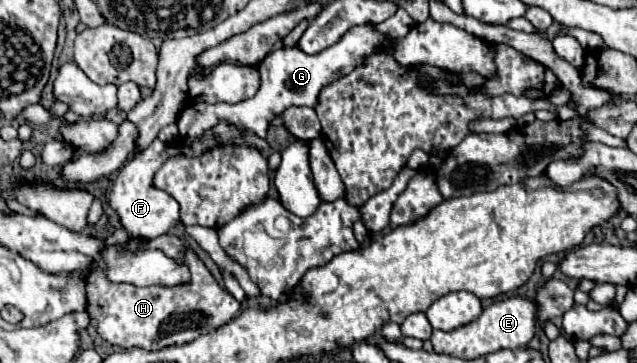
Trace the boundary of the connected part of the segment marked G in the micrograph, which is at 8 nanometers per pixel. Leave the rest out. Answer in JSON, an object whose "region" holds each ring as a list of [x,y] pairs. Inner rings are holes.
{"region":[[[360,25],[350,29],[336,45],[324,49],[318,55],[306,55],[298,47],[292,47],[292,49],[280,47],[268,53],[266,59],[258,65],[262,85],[252,99],[240,101],[238,105],[206,105],[202,101],[188,105],[178,117],[180,139],[184,145],[192,145],[196,139],[202,139],[204,133],[214,129],[218,123],[234,125],[240,133],[252,133],[264,139],[272,117],[280,115],[290,105],[314,107],[322,87],[326,87],[336,77],[342,77],[342,73],[350,73],[350,69],[354,69],[370,53],[374,53],[378,45],[390,45],[390,41],[386,41],[386,37],[382,37],[372,25]]]}

